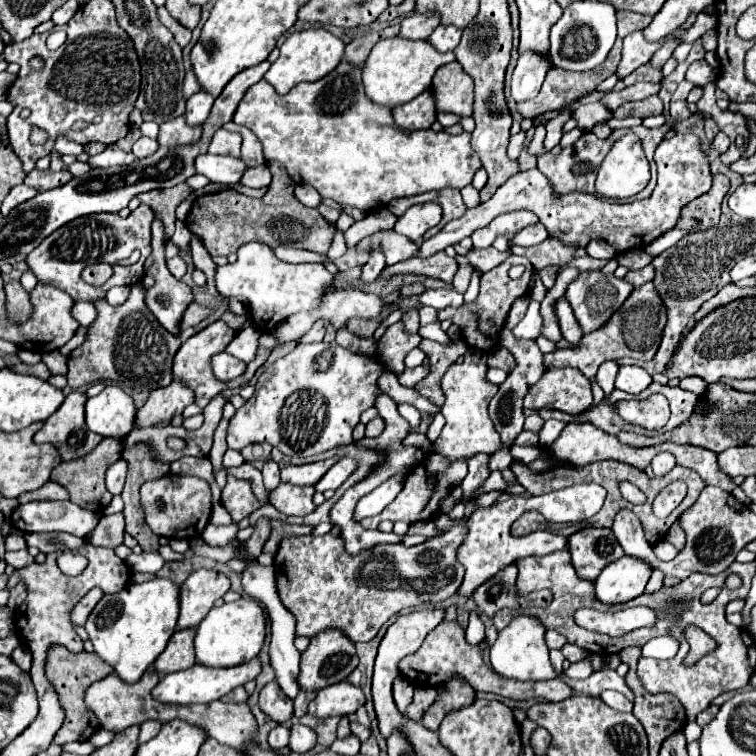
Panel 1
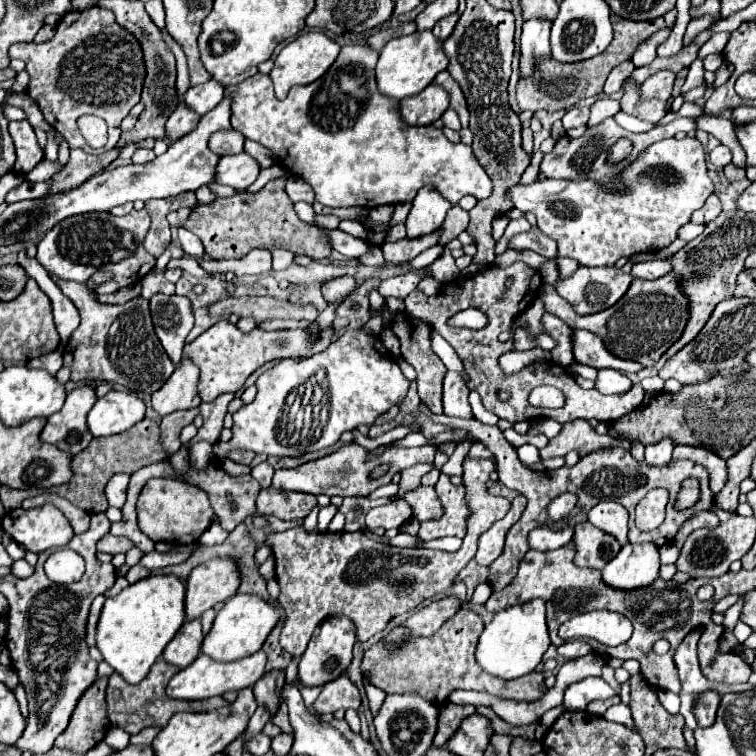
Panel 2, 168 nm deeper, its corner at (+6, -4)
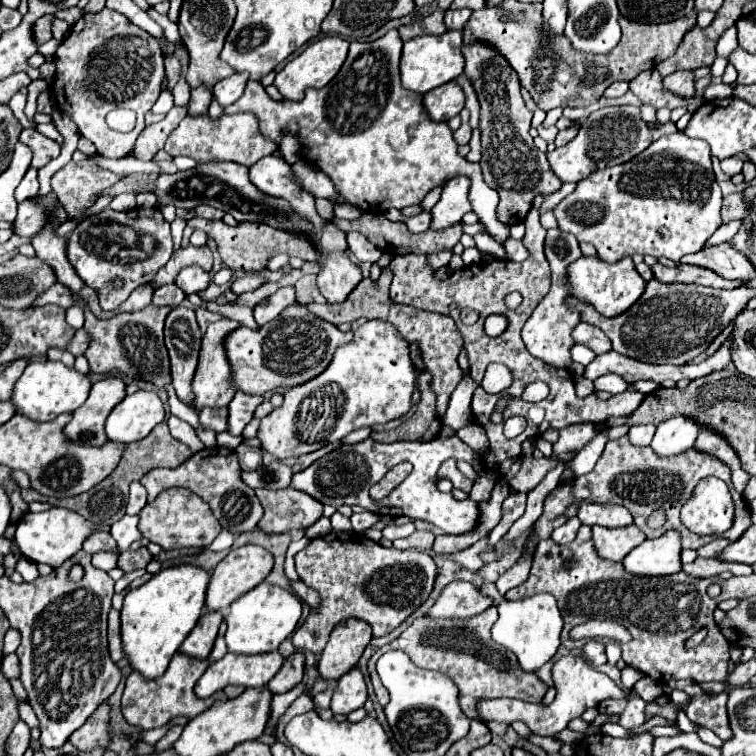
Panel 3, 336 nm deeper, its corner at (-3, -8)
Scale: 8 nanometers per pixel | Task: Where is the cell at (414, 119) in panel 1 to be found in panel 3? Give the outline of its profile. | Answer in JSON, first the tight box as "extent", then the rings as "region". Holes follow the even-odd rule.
{"extent":[423,82,465,122],"region":[[[455,82],[443,84],[441,88],[433,88],[433,92],[423,96],[423,106],[433,122],[445,122],[463,110],[465,94]]]}

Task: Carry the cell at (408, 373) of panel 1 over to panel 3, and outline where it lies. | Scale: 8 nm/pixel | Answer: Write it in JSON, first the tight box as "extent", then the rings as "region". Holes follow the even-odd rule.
{"extent":[257,320,415,460],"region":[[[367,320],[357,332],[355,338],[335,350],[331,364],[315,378],[287,388],[283,392],[283,404],[273,408],[271,414],[261,418],[257,438],[261,440],[261,450],[283,460],[289,456],[303,456],[315,452],[331,442],[339,442],[349,432],[357,428],[373,428],[377,424],[387,424],[405,416],[411,408],[411,392],[415,386],[415,366],[409,358],[409,344],[403,336],[383,320]]]}

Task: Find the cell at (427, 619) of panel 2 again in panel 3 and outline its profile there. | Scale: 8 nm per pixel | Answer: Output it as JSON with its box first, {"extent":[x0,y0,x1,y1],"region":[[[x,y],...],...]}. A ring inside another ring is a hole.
{"extent":[429,582,491,618],"region":[[[451,582],[429,610],[429,618],[473,618],[491,606],[491,598],[481,596],[471,582]]]}

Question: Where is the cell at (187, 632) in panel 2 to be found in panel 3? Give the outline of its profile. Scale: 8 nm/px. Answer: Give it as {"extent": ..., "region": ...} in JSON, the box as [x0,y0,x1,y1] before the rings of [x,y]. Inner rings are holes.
{"extent":[179,612,223,660],"region":[[[205,612],[197,626],[191,630],[191,634],[185,638],[185,642],[181,644],[179,652],[197,660],[207,660],[219,630],[219,624],[223,620],[221,612]]]}

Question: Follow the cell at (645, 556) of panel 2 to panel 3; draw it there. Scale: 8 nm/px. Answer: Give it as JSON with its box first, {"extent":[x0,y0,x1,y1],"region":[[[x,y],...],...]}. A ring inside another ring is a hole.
{"extent":[623,530,681,576],"region":[[[671,530],[671,532],[665,532],[661,538],[645,540],[637,548],[633,548],[633,552],[623,558],[623,568],[635,576],[669,576],[681,570],[679,554],[681,554],[681,540],[679,540],[679,534]]]}

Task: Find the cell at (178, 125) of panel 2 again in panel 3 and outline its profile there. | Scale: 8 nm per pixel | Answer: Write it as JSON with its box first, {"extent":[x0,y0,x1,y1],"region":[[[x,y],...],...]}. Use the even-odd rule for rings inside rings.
{"extent":[189,88,211,116],"region":[[[193,88],[189,100],[189,116],[203,116],[211,104],[211,90],[209,88]]]}

